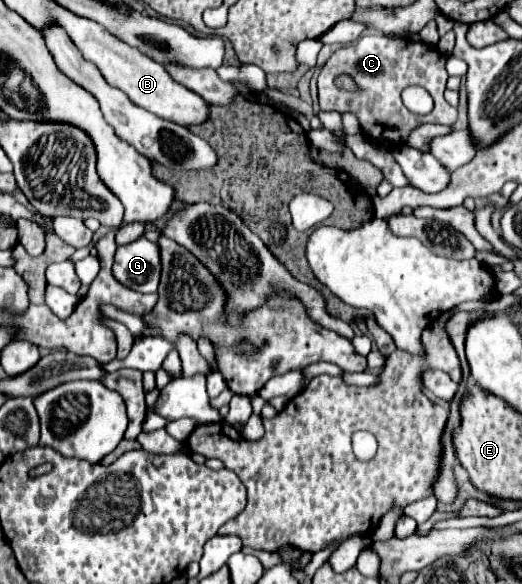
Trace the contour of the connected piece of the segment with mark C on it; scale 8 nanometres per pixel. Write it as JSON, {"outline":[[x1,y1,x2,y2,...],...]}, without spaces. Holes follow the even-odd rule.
{"outline":[[365,35,357,43,335,51,321,67,319,105,321,111,353,113,359,119,363,133,367,133,369,137,381,137,381,131,387,129,387,139,401,143,419,125,453,125,457,121,457,109,453,109,443,97,447,77,449,75,445,71,445,59,441,59,441,55,435,49,423,47,421,41,407,41,405,37],[339,75,351,75,357,85,357,91,349,93,339,89,335,85,335,79],[409,85,419,85,429,91,429,95,435,101,435,109,429,115,415,115,407,107,403,107,401,91]]}

